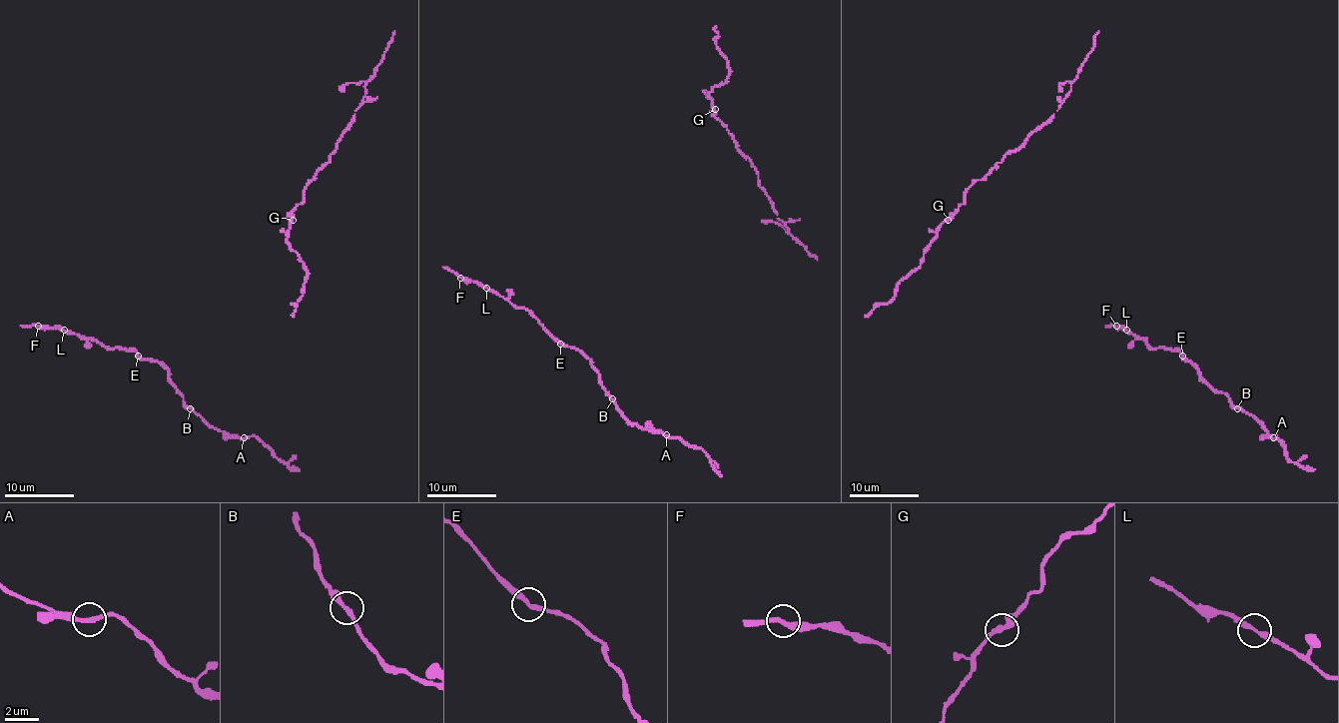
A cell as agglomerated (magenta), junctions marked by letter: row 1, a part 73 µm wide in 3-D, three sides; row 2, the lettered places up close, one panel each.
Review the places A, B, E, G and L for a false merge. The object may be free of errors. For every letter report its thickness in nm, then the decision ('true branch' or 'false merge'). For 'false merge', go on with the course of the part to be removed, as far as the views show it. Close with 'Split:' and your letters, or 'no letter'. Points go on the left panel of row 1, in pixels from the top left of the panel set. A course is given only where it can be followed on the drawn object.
A: calibre 240 nm; true branch
B: calibre 280 nm; true branch
E: calibre 260 nm; true branch
G: calibre 360 nm; true branch
L: calibre 320 nm; true branch
Split: no letter

